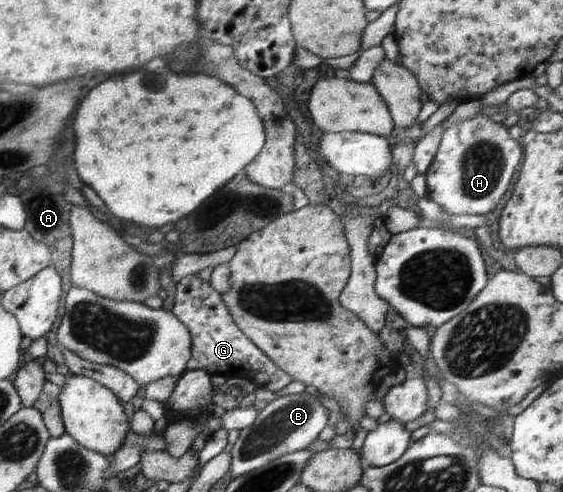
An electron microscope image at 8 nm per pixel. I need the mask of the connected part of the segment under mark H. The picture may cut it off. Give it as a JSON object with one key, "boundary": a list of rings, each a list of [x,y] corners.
{"boundary":[[[481,112],[449,126],[444,130],[432,164],[424,173],[427,197],[448,214],[485,215],[493,211],[505,196],[513,171],[521,164],[524,150],[519,143],[502,122],[491,121],[491,117]]]}

